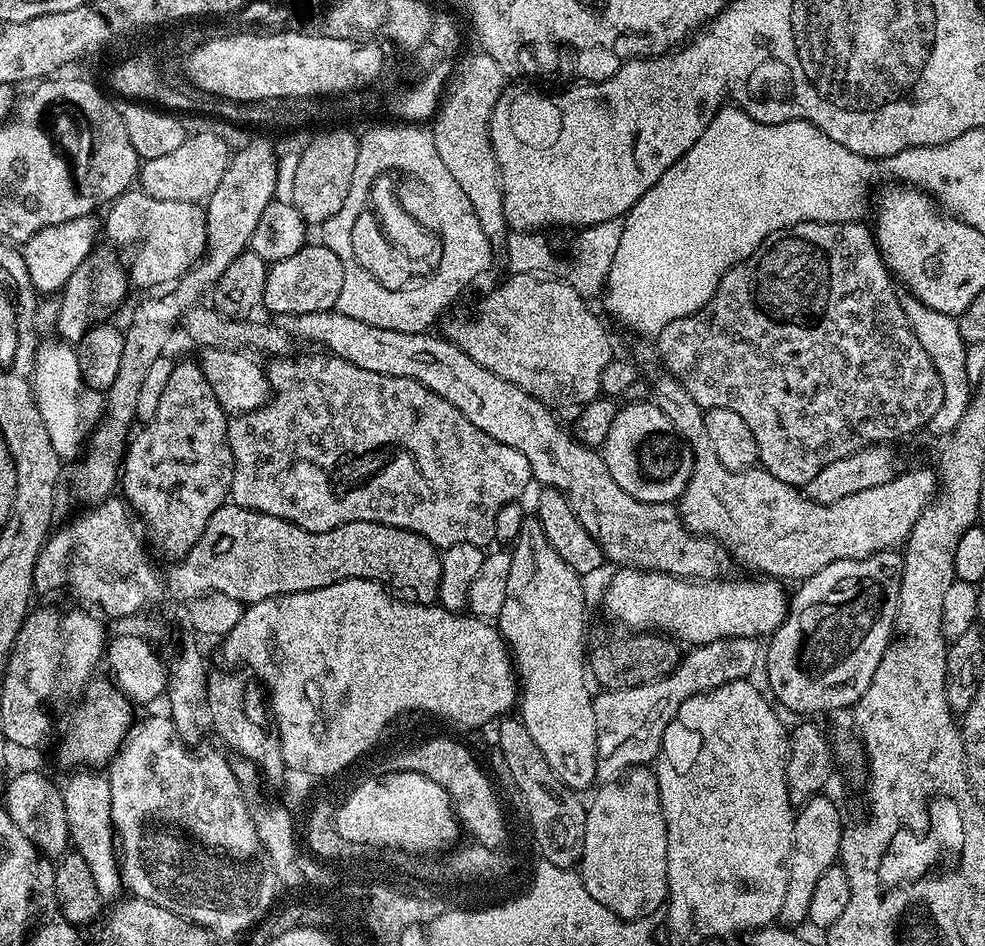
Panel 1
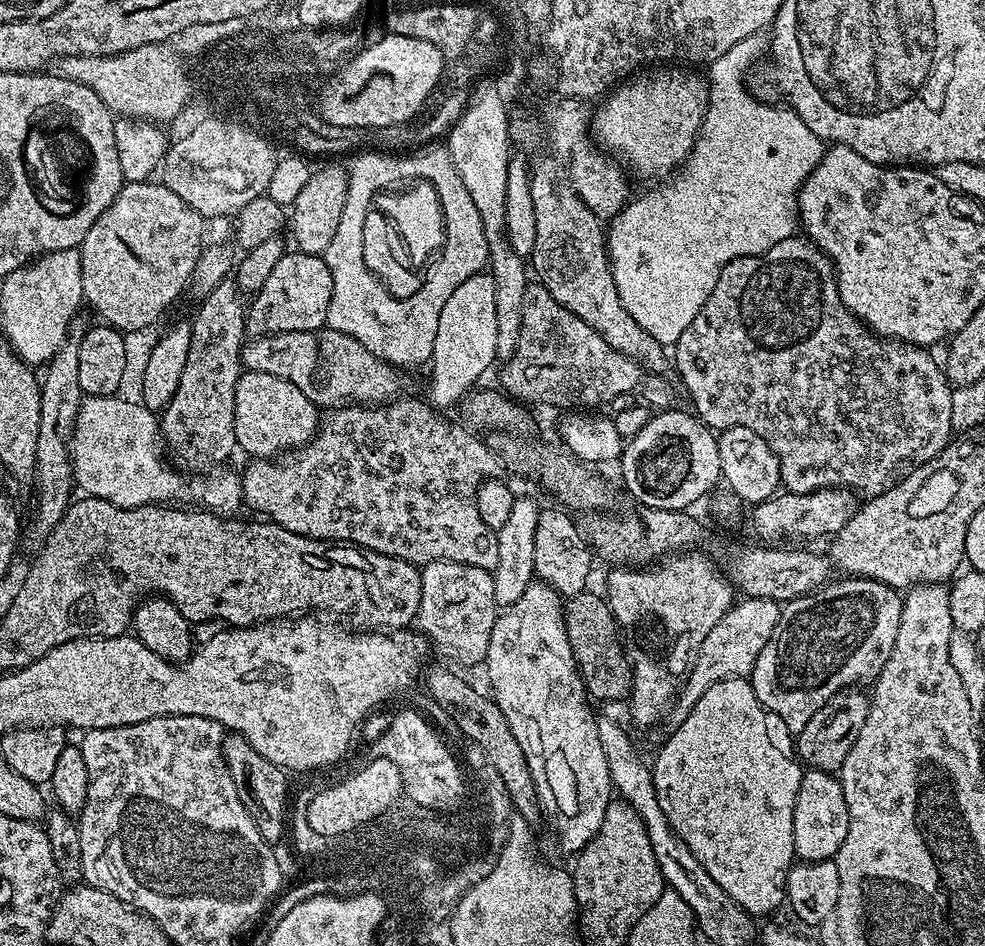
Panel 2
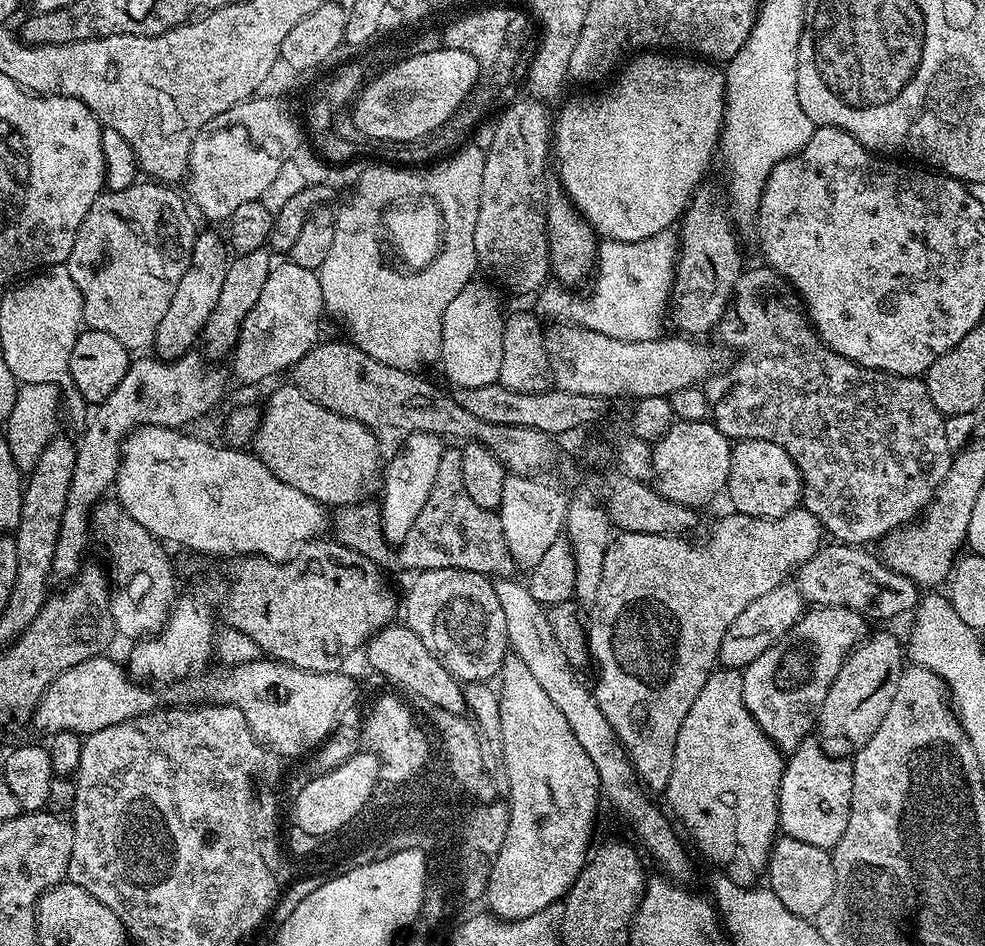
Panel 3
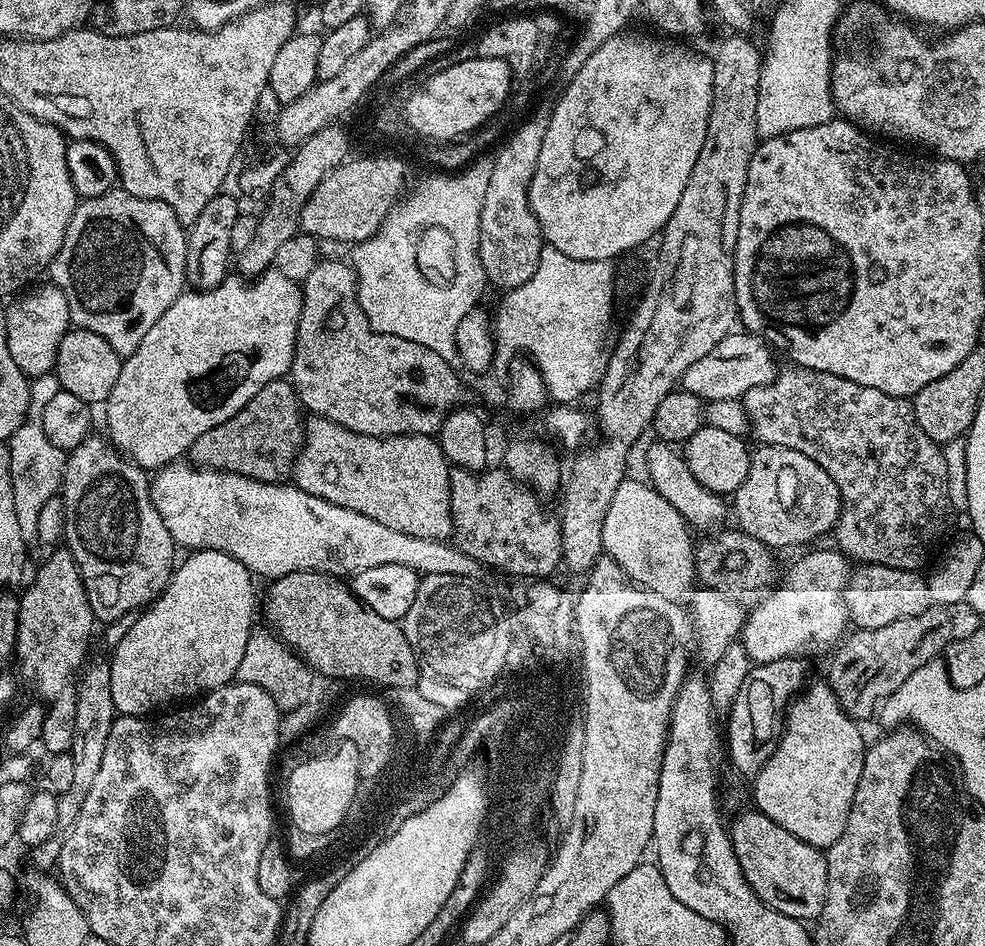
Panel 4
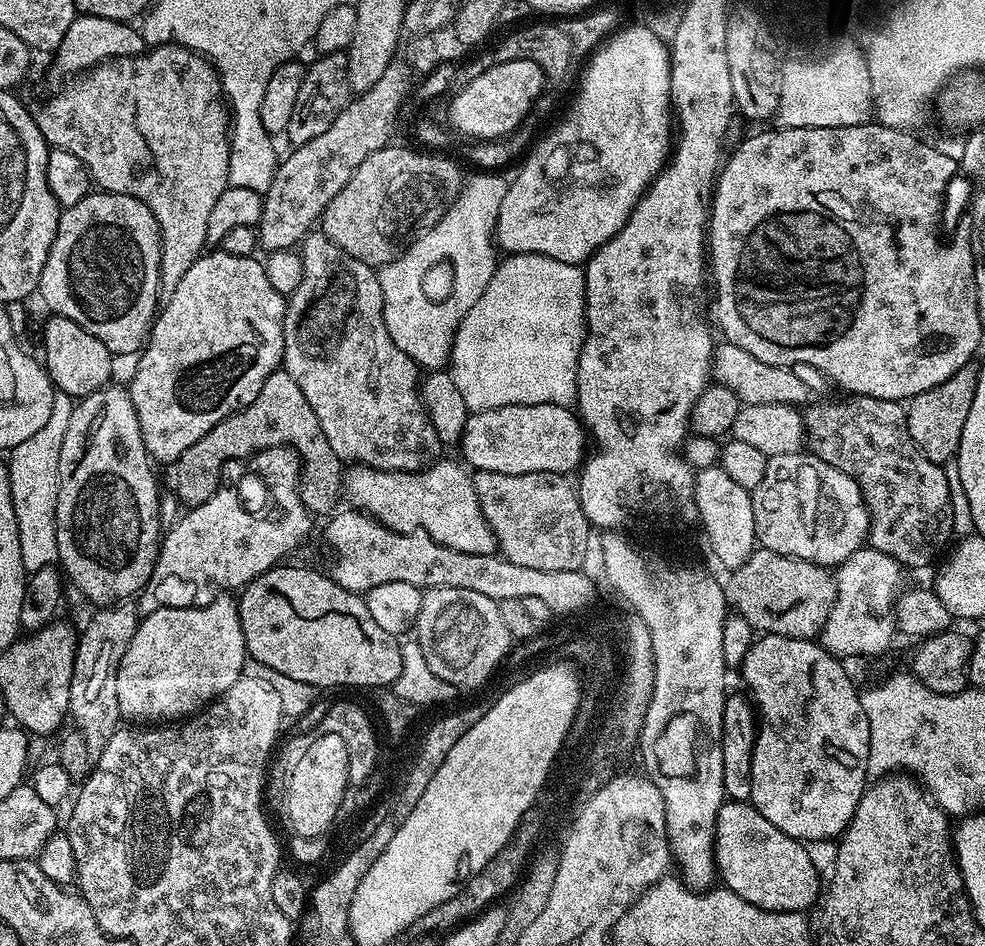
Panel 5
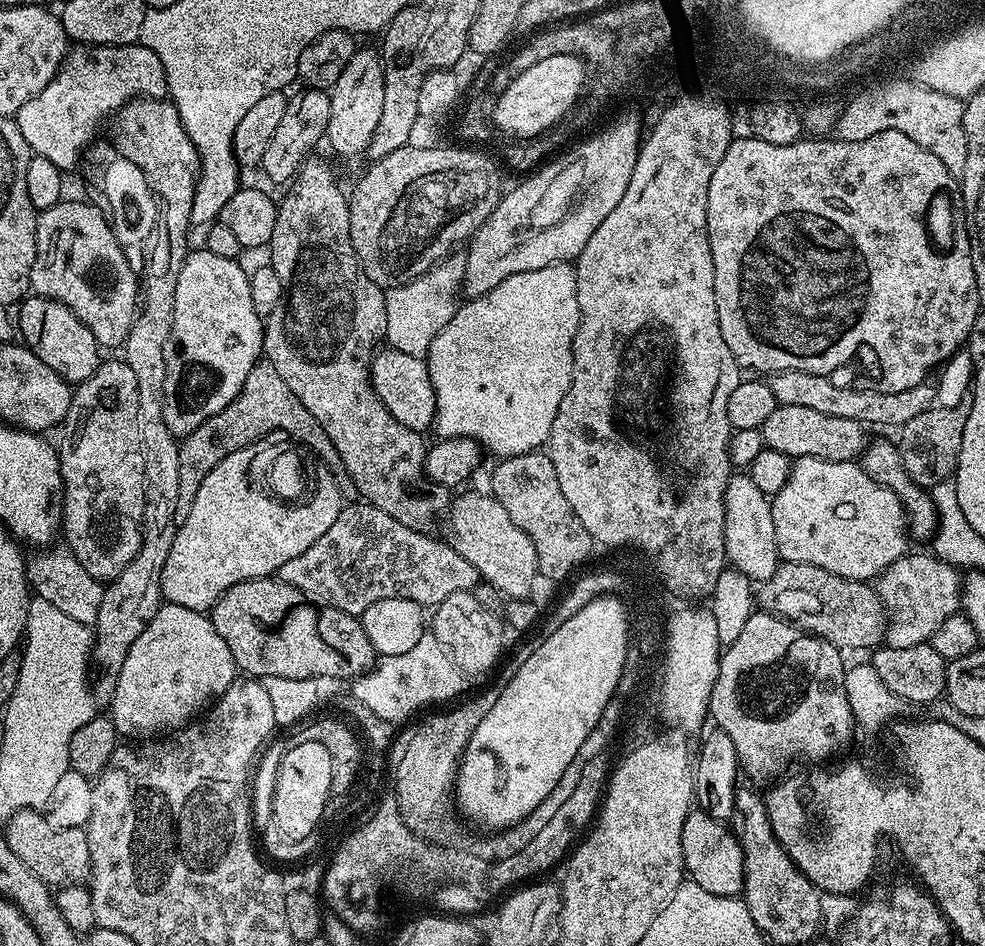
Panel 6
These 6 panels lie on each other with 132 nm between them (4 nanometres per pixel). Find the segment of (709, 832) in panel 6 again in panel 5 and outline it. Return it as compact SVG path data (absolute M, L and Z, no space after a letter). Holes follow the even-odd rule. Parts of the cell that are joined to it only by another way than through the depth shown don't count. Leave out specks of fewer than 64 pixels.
M728 800L718 810L716 819L716 838L712 841L712 851L716 854L716 870L723 887L729 892L738 894L738 898L746 898L754 906L771 912L803 912L809 911L812 903L822 896L822 880L820 872L812 861L801 841L790 838L774 826L774 822L766 822L762 814L747 800Z

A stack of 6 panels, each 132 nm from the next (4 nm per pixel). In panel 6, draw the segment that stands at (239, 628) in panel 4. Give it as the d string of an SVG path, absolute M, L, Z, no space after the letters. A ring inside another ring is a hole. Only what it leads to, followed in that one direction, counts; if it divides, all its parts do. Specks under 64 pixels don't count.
M164 602L122 662L122 674L118 674L110 701L110 718L124 738L135 737L135 732L171 734L193 723L197 713L207 709L237 676L230 646L222 642L211 619L203 612Z

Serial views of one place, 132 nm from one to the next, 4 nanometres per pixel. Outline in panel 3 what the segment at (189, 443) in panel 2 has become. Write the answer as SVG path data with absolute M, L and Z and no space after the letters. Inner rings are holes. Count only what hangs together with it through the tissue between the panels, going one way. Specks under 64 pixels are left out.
M263 247L233 255L229 259L226 279L222 282L222 291L218 294L218 302L214 305L214 310L210 314L202 333L202 344L208 347L209 353L207 352L207 355L209 357L211 357L210 355L227 357L232 349L236 347L242 322L246 318L246 314L250 314L250 310L254 310L254 302L258 302L258 297L262 294L262 286L266 286L266 278L272 273L274 260L271 260L271 258L273 259L269 249Z

